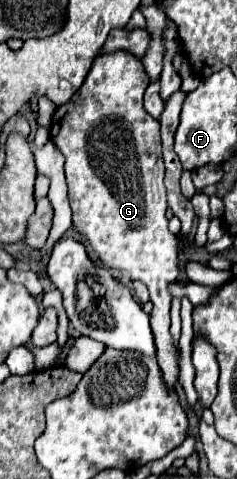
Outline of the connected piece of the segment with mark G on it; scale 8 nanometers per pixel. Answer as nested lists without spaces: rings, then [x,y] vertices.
[[[116,51],[114,55],[100,55],[84,85],[66,105],[60,105],[52,117],[50,139],[66,157],[66,183],[68,199],[72,207],[72,221],[80,235],[92,245],[100,261],[108,269],[122,269],[140,279],[148,291],[154,309],[150,313],[150,327],[154,333],[156,359],[162,371],[162,381],[168,391],[176,391],[178,381],[178,363],[176,347],[170,337],[170,291],[168,285],[178,279],[178,237],[168,231],[166,219],[166,189],[164,189],[164,161],[162,161],[162,143],[160,143],[160,123],[150,119],[142,111],[142,95],[148,87],[146,75],[142,75],[142,63],[138,57]]]

